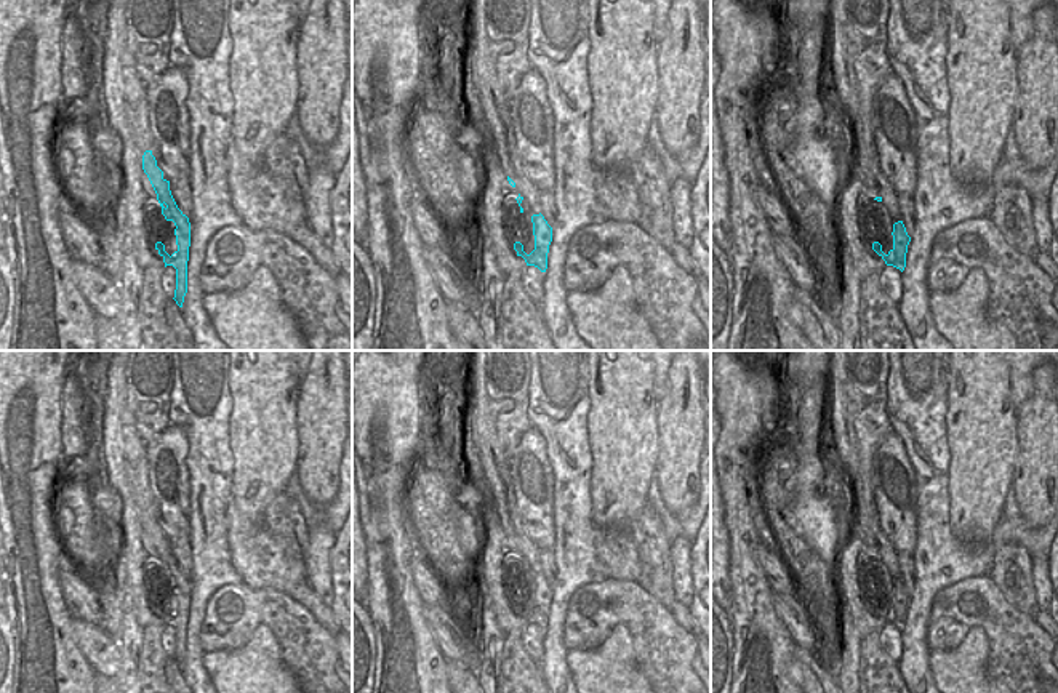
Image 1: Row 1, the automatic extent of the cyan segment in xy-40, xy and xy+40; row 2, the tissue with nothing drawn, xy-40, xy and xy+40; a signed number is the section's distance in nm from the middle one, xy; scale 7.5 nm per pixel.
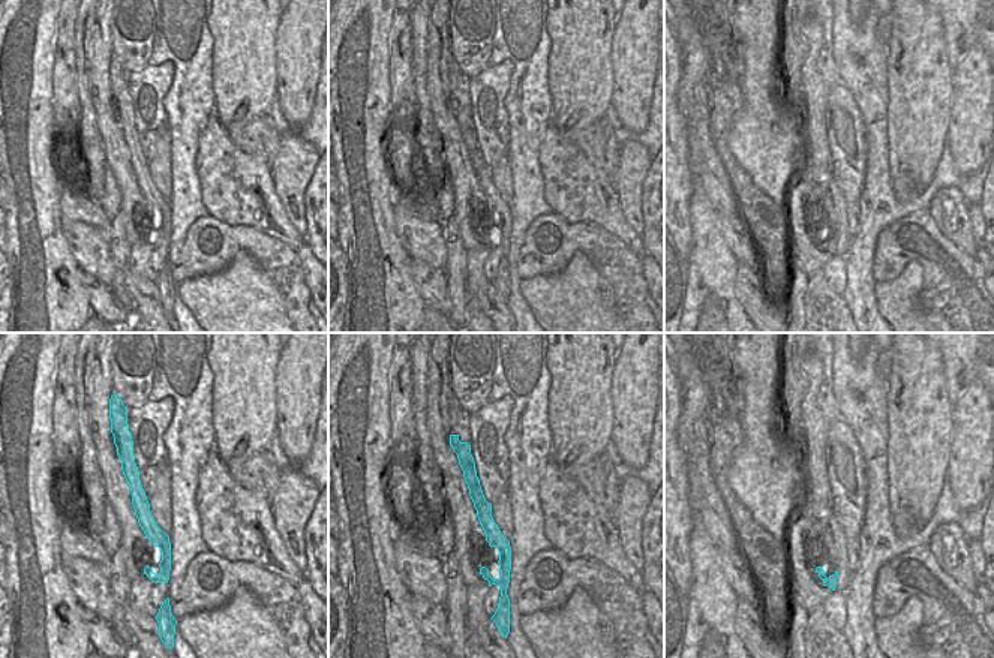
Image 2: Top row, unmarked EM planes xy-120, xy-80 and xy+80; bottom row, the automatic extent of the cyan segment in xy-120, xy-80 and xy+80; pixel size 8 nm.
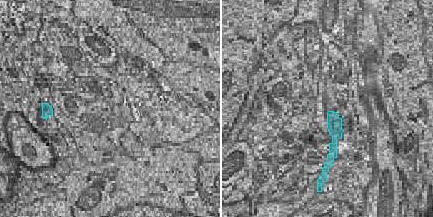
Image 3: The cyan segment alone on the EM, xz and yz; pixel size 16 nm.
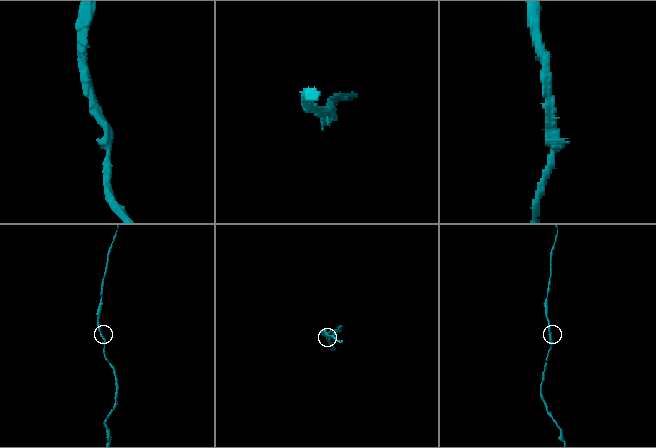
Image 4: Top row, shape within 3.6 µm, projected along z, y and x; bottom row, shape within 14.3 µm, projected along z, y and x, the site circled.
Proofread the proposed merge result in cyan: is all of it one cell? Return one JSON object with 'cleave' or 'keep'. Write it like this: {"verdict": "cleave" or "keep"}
{"verdict": "keep"}

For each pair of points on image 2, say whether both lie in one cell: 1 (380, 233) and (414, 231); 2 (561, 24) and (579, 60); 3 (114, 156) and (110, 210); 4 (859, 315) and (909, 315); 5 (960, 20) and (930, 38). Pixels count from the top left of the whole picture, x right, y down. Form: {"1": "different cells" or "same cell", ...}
{"1": "different cells", "2": "same cell", "3": "different cells", "4": "different cells", "5": "different cells"}

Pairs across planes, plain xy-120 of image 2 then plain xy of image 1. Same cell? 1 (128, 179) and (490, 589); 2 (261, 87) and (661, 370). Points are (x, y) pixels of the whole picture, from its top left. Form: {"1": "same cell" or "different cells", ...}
{"1": "same cell", "2": "different cells"}

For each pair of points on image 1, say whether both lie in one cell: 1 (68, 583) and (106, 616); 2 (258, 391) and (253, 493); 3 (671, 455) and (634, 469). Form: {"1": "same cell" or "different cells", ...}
{"1": "same cell", "2": "same cell", "3": "different cells"}

